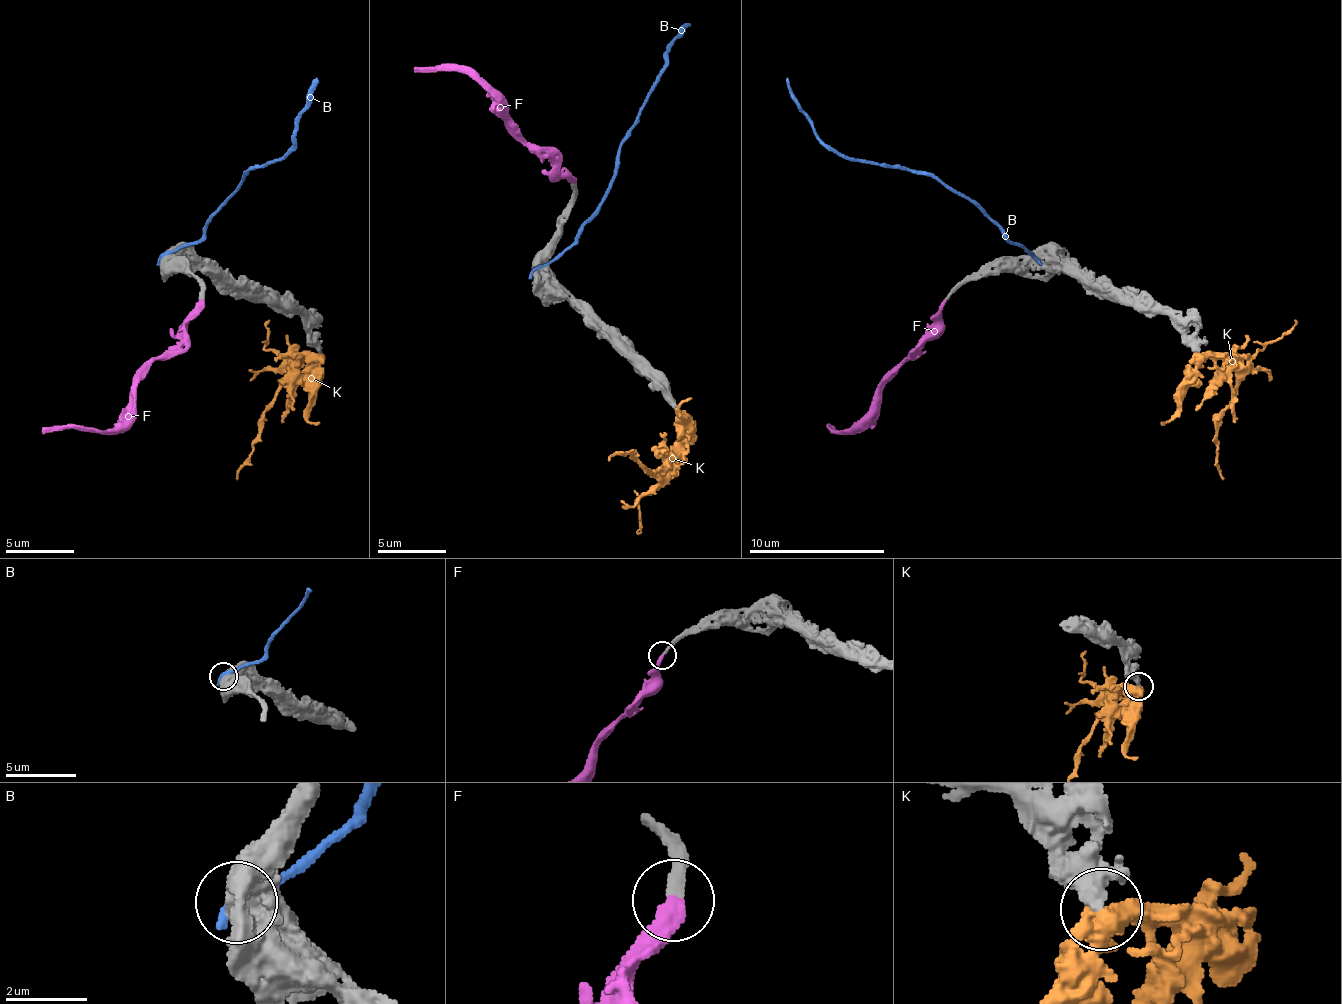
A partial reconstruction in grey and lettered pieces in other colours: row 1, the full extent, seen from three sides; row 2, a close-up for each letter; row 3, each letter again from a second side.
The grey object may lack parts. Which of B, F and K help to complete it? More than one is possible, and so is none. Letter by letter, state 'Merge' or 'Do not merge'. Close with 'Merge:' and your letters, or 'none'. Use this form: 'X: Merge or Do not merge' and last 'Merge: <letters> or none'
B: Do not merge
F: Merge
K: Do not merge
Merge: F

